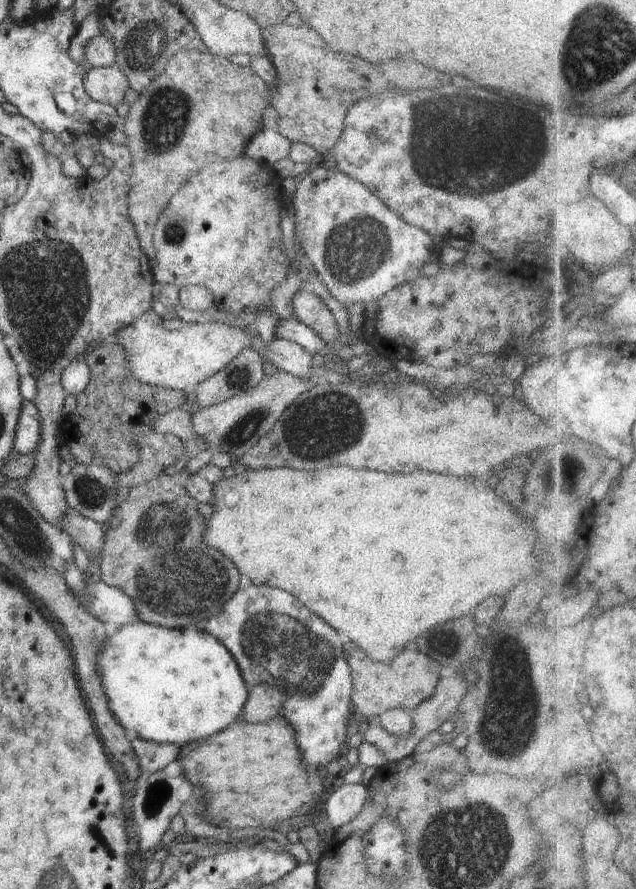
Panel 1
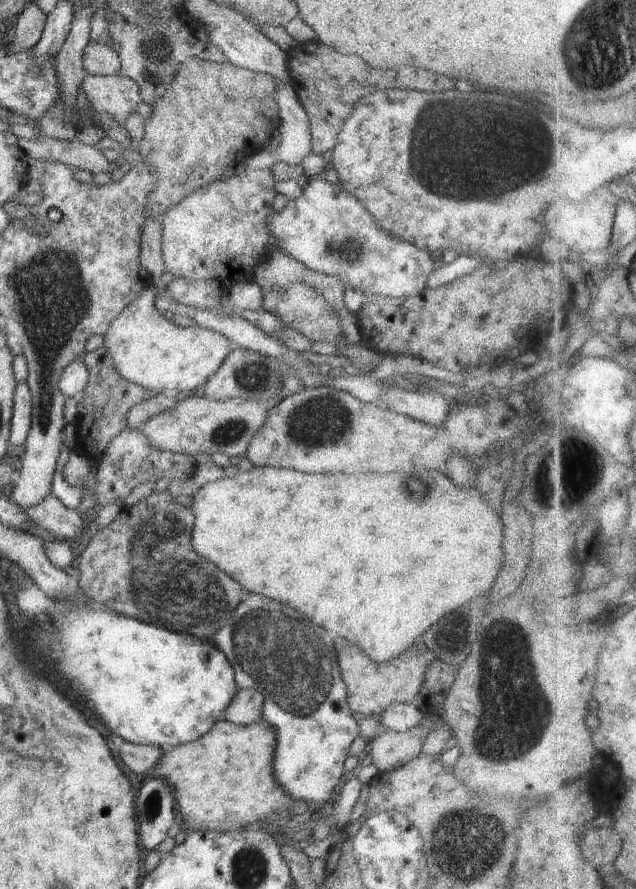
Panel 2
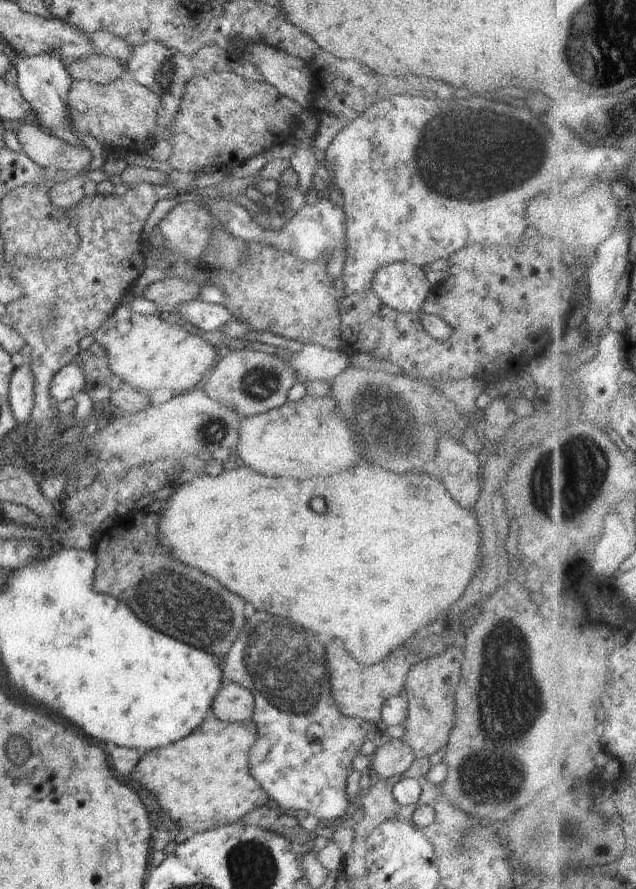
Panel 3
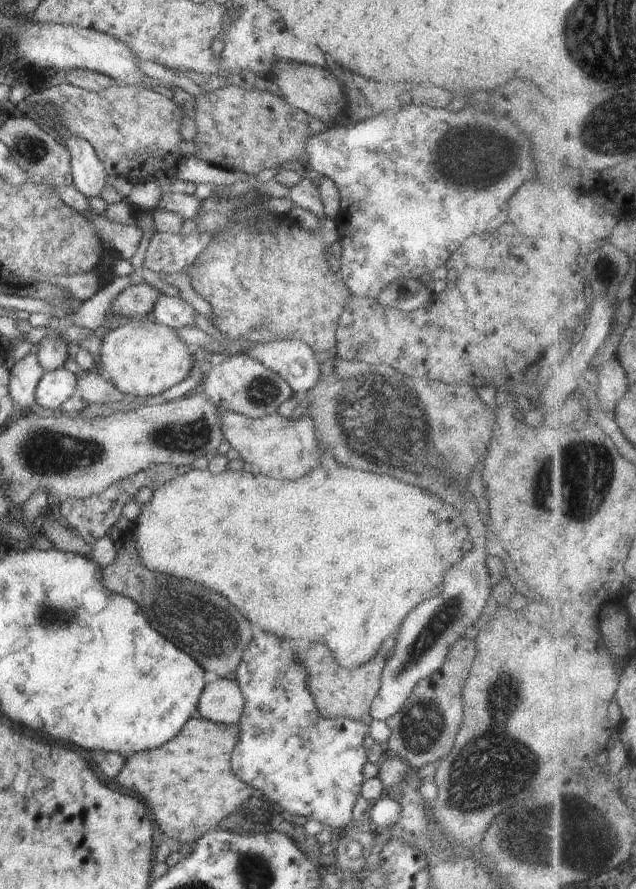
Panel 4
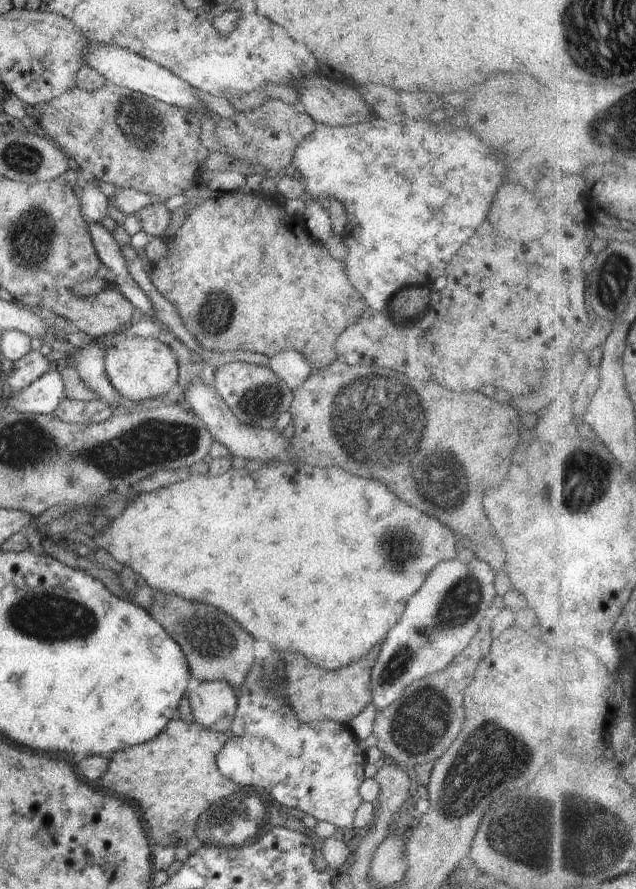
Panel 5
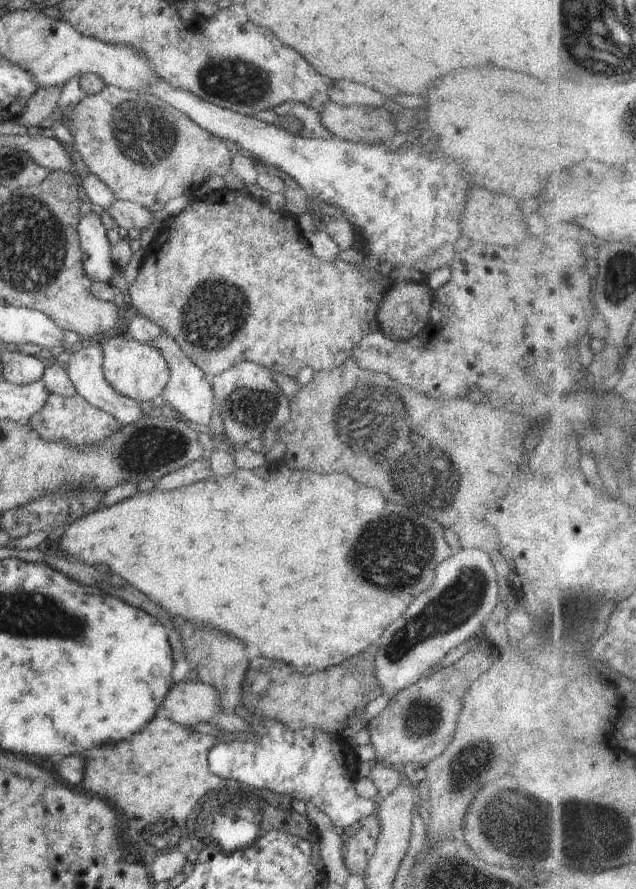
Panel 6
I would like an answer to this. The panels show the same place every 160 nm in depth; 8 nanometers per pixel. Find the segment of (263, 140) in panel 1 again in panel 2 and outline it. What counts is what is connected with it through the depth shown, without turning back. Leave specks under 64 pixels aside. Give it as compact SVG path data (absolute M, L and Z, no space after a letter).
M276 82L274 86L274 102L278 106L278 122L280 122L280 144L270 150L268 147L255 152L246 158L244 162L246 169L272 169L274 164L280 162L290 165L301 165L305 156L310 155L312 144L310 144L310 132L308 132L308 116L304 108L298 102L298 96L294 94L290 84Z

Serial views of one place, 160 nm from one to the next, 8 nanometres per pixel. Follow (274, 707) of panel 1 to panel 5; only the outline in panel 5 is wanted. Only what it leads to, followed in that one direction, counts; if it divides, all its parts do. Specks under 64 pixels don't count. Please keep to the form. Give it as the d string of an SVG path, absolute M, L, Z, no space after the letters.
M204 681L188 698L194 722L214 731L228 731L237 711L237 691L224 681Z

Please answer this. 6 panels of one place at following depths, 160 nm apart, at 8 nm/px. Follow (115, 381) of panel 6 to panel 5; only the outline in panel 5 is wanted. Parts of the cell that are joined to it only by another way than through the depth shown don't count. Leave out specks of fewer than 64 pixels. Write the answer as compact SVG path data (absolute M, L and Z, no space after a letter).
M128 337L108 349L105 357L105 373L125 401L138 402L175 390L179 379L177 360L175 352L157 338Z

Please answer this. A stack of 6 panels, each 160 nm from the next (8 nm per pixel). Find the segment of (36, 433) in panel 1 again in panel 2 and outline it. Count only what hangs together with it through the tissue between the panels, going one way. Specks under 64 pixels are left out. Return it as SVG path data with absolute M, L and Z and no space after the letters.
M17 382L14 392L14 409L11 419L9 441L16 446L24 446L31 427L32 398L26 382Z

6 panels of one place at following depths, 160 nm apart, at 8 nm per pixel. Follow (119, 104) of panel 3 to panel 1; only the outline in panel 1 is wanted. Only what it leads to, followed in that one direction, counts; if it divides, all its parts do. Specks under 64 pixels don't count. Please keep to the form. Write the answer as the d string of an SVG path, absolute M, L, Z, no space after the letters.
M88 67L83 76L83 85L90 98L116 108L124 102L129 82L116 67Z

